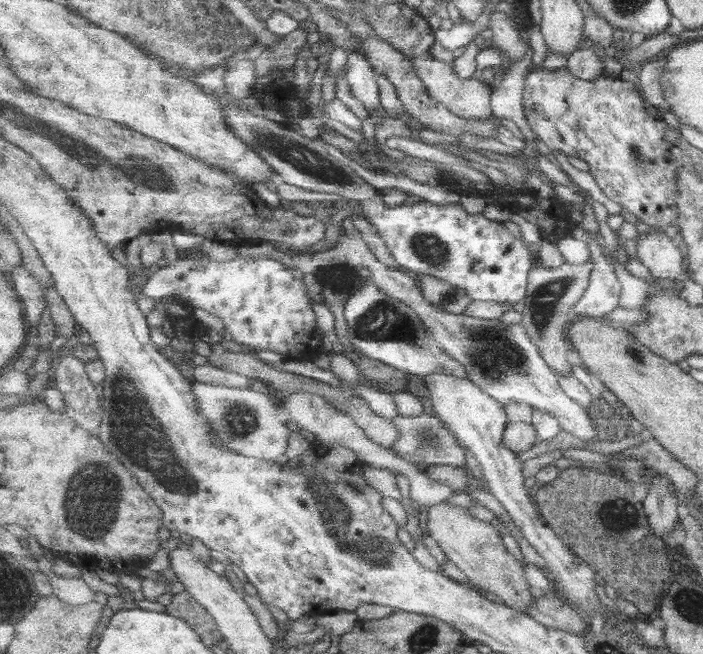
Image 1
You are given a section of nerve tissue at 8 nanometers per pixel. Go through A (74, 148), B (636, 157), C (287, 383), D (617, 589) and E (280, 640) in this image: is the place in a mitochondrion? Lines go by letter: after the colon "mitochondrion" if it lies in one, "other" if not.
A: mitochondrion
B: mitochondrion
C: other
D: other
E: other

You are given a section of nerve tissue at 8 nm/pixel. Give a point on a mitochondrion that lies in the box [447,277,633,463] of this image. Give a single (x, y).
(491, 351)

